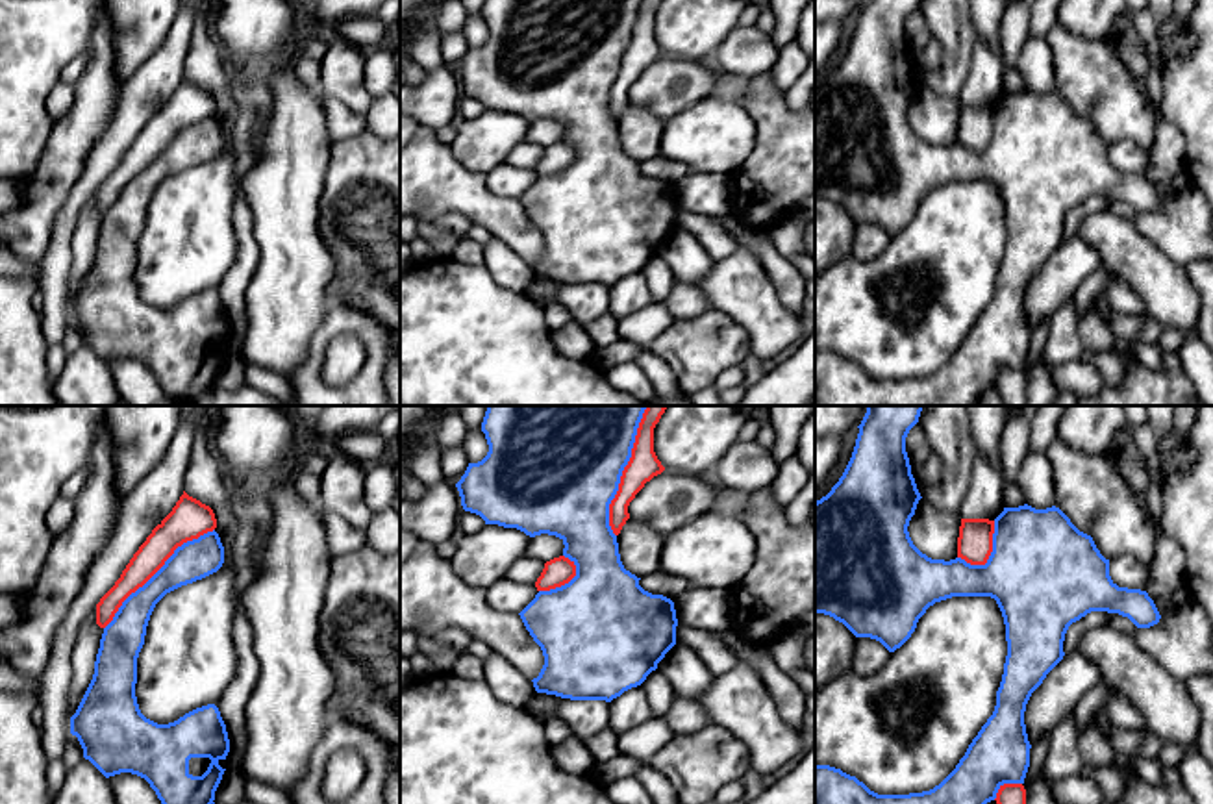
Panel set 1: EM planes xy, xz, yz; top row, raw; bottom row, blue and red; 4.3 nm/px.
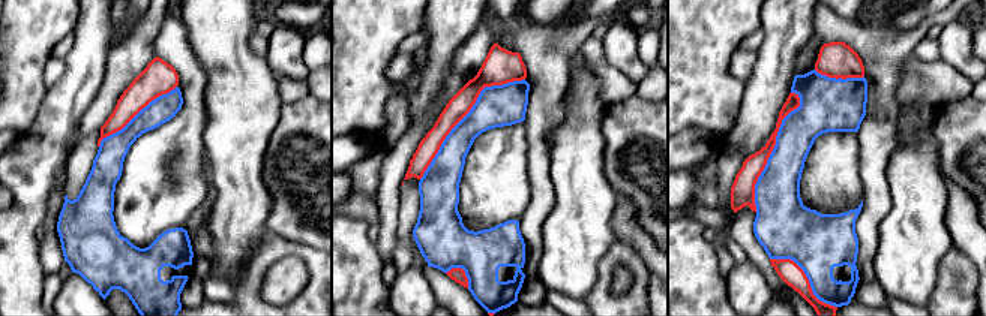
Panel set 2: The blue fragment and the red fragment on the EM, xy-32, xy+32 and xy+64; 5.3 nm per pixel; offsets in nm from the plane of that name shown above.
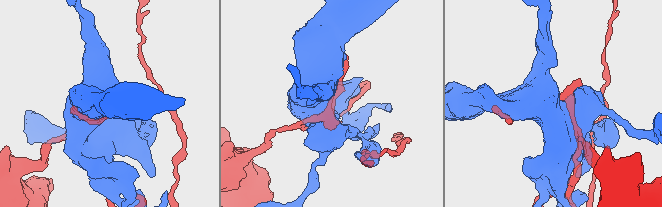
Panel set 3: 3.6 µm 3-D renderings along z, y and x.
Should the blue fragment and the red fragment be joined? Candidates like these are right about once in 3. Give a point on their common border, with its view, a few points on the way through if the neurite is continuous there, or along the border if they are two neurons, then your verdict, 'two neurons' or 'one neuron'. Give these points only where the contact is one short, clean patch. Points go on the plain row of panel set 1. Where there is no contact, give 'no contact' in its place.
contact xy (158, 156); two neurons

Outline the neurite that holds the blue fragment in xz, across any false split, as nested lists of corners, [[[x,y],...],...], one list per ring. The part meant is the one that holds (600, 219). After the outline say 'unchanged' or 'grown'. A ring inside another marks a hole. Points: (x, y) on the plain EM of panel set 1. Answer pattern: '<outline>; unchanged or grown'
[[[485,0],[481,17],[489,37],[481,46],[469,48],[456,69],[465,96],[480,100],[485,109],[517,113],[530,122],[556,120],[565,130],[563,141],[576,150],[576,161],[569,169],[539,176],[519,198],[544,241],[539,261],[531,265],[537,278],[611,287],[624,276],[641,270],[676,230],[674,187],[644,176],[639,170],[641,163],[624,154],[617,120],[609,111],[609,89],[632,43],[641,4],[643,0]]]; unchanged

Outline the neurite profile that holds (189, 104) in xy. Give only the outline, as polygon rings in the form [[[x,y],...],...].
[[[183,76],[172,96],[152,115],[120,163],[96,189],[96,209],[106,213],[122,187],[143,172],[178,132],[215,113],[217,104],[213,94]]]

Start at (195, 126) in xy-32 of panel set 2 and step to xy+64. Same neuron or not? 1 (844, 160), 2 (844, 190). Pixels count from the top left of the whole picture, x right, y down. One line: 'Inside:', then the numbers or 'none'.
Inside: 1, 2

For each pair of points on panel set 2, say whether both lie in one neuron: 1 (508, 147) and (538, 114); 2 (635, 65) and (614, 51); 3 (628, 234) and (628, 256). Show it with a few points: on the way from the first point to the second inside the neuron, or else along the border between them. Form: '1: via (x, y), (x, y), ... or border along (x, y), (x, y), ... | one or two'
1: border along (524, 120), (529, 162) | two
2: via (631, 63), (619, 51) | one
3: border along (617, 238), (626, 243), (649, 270) | two

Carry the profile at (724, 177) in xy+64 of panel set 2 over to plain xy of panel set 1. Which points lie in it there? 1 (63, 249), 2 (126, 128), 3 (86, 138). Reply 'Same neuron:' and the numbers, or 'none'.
Same neuron: 1, 2

